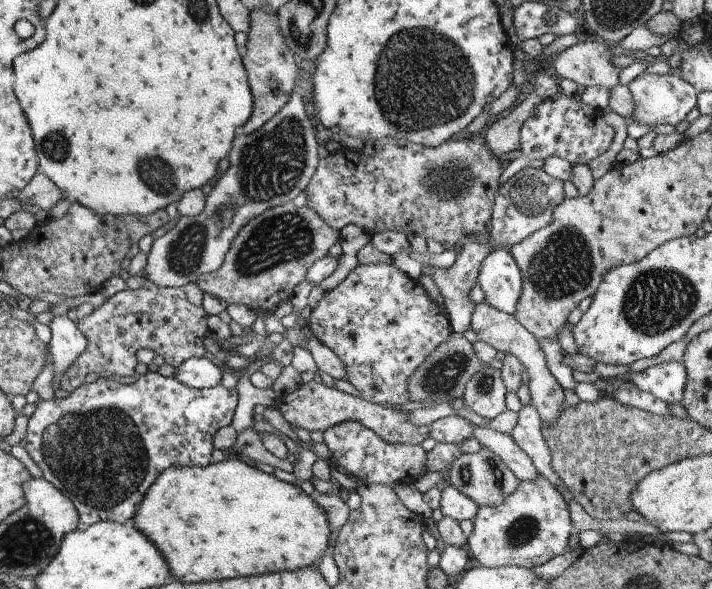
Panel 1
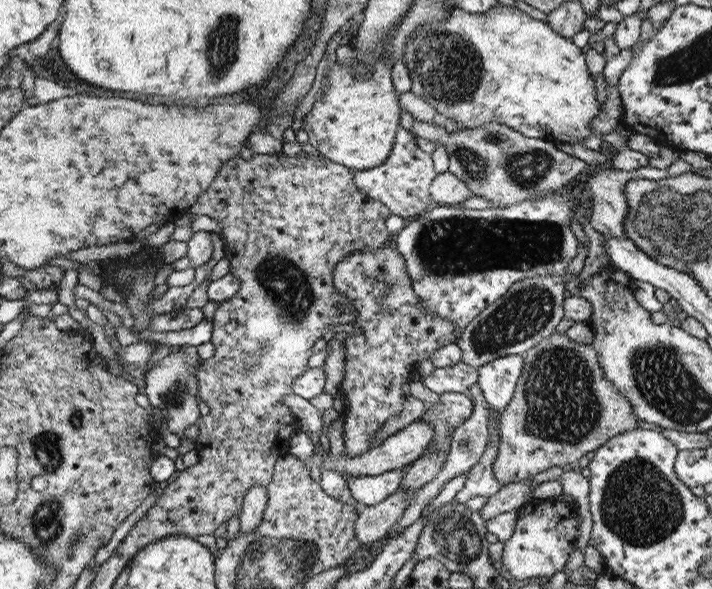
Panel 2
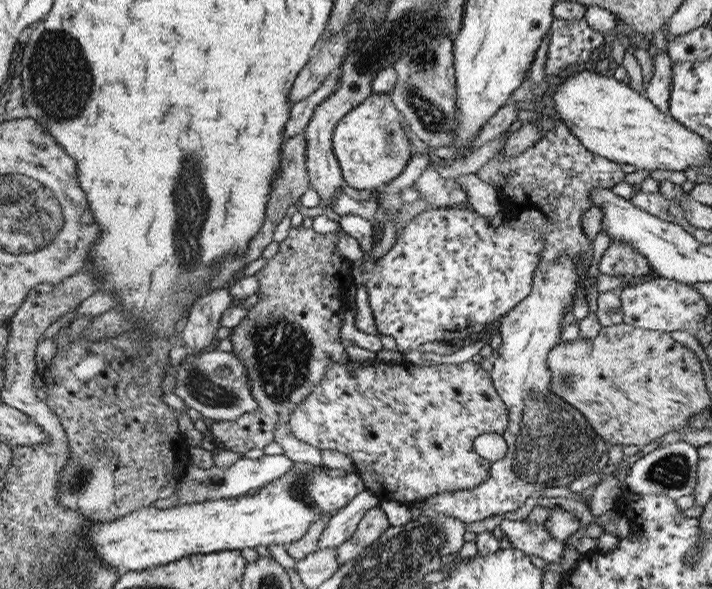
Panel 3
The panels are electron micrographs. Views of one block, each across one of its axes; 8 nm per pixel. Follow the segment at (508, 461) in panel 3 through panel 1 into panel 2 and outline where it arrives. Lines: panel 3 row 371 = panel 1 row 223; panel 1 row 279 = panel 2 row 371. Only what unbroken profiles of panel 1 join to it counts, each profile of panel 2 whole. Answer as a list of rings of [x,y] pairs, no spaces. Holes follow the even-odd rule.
[[[462,361],[449,368],[435,368],[432,374],[419,379],[428,390],[442,393],[466,393],[472,384],[478,382],[478,372]]]

